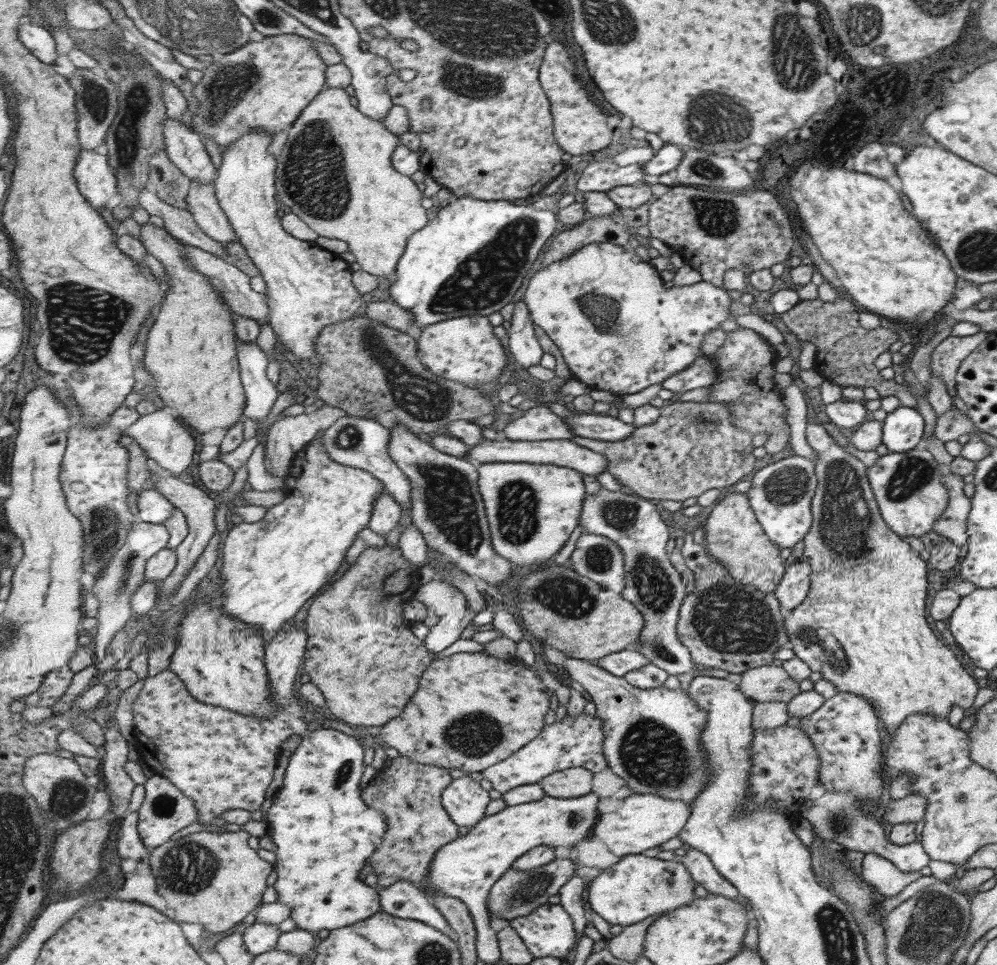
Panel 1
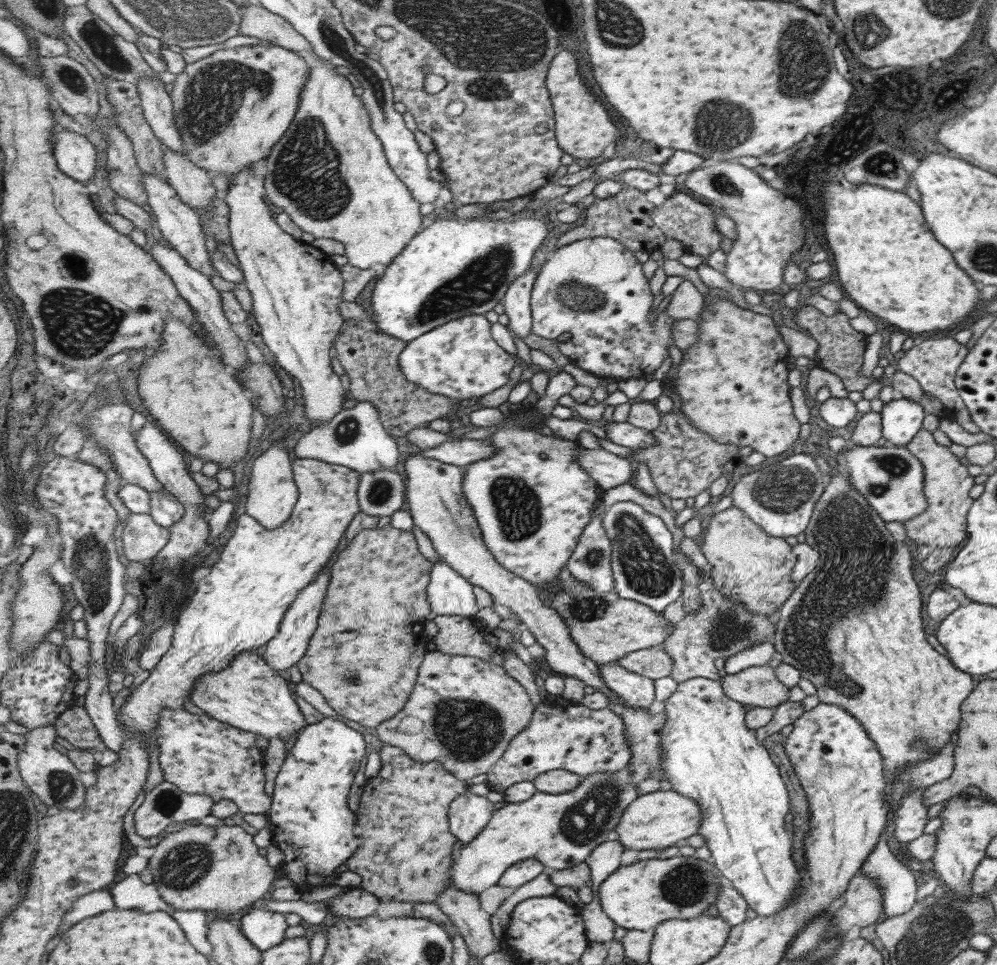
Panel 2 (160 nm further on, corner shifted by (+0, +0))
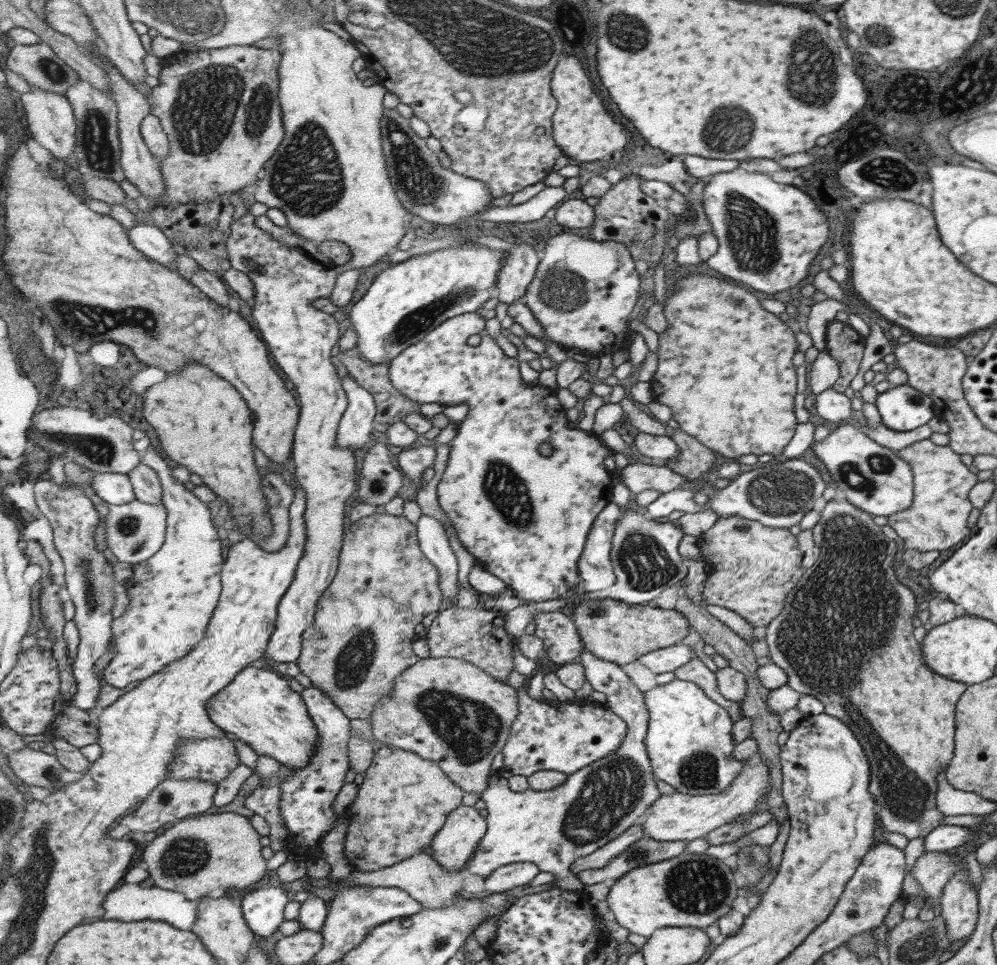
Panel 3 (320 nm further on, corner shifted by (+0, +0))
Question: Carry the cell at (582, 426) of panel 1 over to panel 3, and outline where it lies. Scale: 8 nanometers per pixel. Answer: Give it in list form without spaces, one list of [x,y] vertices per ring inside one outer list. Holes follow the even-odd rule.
[[[641,432],[636,435],[634,444],[638,451],[653,461],[665,462],[665,460],[674,460],[680,456],[680,446],[673,437],[666,435],[654,435]]]

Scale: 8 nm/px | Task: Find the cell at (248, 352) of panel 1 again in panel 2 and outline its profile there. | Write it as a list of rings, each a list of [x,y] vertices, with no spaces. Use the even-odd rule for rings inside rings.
[[[163,238],[155,241],[152,246],[152,254],[163,270],[167,271],[174,279],[175,286],[179,289],[179,294],[190,302],[192,309],[195,310],[197,318],[204,324],[204,330],[209,336],[209,340],[213,341],[217,351],[221,356],[225,356],[224,362],[233,370],[237,378],[244,371],[246,364],[249,362],[247,359],[247,343],[243,342],[231,328],[231,322],[227,318],[224,311],[224,304],[219,290],[211,284],[208,276],[201,274],[200,270],[194,269],[187,259],[167,240]]]

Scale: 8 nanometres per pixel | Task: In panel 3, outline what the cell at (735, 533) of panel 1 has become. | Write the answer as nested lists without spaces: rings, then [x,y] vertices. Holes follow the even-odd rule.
[[[737,516],[719,517],[717,518],[715,525],[701,535],[699,539],[699,547],[701,549],[701,557],[711,565],[707,579],[703,583],[703,598],[705,599],[705,602],[709,605],[723,606],[723,608],[731,612],[735,612],[737,616],[743,618],[745,622],[749,623],[753,629],[757,629],[759,631],[764,629],[767,625],[770,625],[770,622],[774,621],[774,619],[778,617],[783,609],[786,594],[790,592],[790,590],[795,586],[795,583],[800,579],[800,576],[804,573],[801,566],[802,552],[798,550],[796,538],[793,534],[791,534],[788,529],[763,526],[755,520],[740,518]]]

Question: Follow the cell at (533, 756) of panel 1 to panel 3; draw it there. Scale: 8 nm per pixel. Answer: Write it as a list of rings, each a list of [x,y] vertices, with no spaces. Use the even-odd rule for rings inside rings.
[[[525,690],[519,691],[519,716],[502,750],[503,776],[530,777],[539,771],[577,773],[601,758],[605,759],[622,746],[629,726],[610,708],[591,702],[534,700]]]

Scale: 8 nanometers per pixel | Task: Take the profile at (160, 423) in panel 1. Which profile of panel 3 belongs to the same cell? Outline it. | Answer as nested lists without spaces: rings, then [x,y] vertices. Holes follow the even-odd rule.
[[[147,449],[141,462],[152,466],[159,474],[165,494],[163,501],[169,512],[168,529],[166,545],[159,550],[159,553],[148,561],[144,561],[143,564],[135,566],[134,575],[130,578],[129,583],[125,584],[129,604],[123,615],[115,619],[113,625],[112,641],[116,655],[109,666],[102,671],[102,678],[105,685],[110,684],[122,691],[135,688],[143,681],[153,677],[154,674],[161,672],[167,665],[181,660],[206,639],[208,627],[222,596],[221,577],[225,562],[223,560],[223,542],[221,542],[219,532],[213,526],[208,504],[203,503],[201,498],[193,493],[193,490],[187,490],[179,479],[173,477],[174,468],[165,462],[165,458],[157,450]]]

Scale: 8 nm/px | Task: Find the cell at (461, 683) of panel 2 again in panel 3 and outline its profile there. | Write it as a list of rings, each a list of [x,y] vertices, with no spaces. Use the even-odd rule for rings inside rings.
[[[465,658],[419,659],[396,680],[390,697],[383,697],[374,710],[373,732],[380,745],[393,746],[414,752],[419,757],[440,764],[445,774],[465,792],[483,794],[489,788],[491,764],[495,756],[502,752],[512,726],[519,716],[519,691],[502,679],[481,670]]]

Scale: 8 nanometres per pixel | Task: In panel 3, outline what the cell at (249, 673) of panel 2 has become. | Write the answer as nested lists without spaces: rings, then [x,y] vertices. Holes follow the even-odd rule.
[[[260,663],[248,666],[233,683],[221,689],[221,692],[210,698],[209,711],[211,720],[220,726],[225,732],[234,734],[244,741],[253,752],[259,756],[273,758],[277,763],[285,764],[290,769],[305,768],[311,763],[311,759],[317,755],[319,743],[319,729],[314,718],[310,715],[302,693],[295,693],[289,686],[287,677],[261,667]]]

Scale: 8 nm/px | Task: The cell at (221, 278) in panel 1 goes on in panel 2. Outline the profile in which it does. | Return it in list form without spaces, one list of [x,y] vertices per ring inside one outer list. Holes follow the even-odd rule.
[[[143,172],[142,181],[148,194],[148,204],[156,215],[155,224],[158,225],[158,233],[170,245],[173,245],[194,269],[200,270],[201,274],[212,276],[215,271],[219,274],[213,261],[209,261],[209,250],[205,246],[206,235],[202,231],[202,221],[199,214],[183,202],[175,187],[163,177]]]

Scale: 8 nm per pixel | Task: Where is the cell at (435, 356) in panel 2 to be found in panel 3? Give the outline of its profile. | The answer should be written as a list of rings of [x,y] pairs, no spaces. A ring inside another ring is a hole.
[[[475,312],[462,314],[443,322],[433,332],[427,334],[421,342],[416,342],[413,346],[404,350],[397,358],[394,358],[390,364],[390,379],[403,394],[411,400],[420,402],[420,404],[431,404],[436,402],[443,406],[457,406],[466,402],[469,411],[458,425],[457,433],[450,443],[450,453],[448,454],[447,467],[444,475],[438,484],[438,503],[447,513],[449,519],[457,530],[458,539],[466,550],[474,557],[480,566],[504,580],[509,589],[522,601],[545,602],[545,600],[555,600],[559,596],[565,596],[567,592],[573,592],[576,586],[581,584],[582,578],[578,567],[578,560],[582,558],[583,548],[587,544],[589,530],[595,522],[595,518],[601,510],[606,509],[614,498],[614,480],[610,475],[610,456],[612,449],[605,445],[602,439],[592,431],[581,430],[575,427],[569,428],[569,418],[563,414],[563,404],[555,395],[555,390],[538,385],[527,385],[521,378],[519,372],[519,360],[516,357],[509,357],[503,348],[495,342],[491,334],[487,334],[488,327],[485,326],[487,319],[483,314]],[[541,444],[550,444],[554,451],[549,456],[543,456],[539,452]]]

